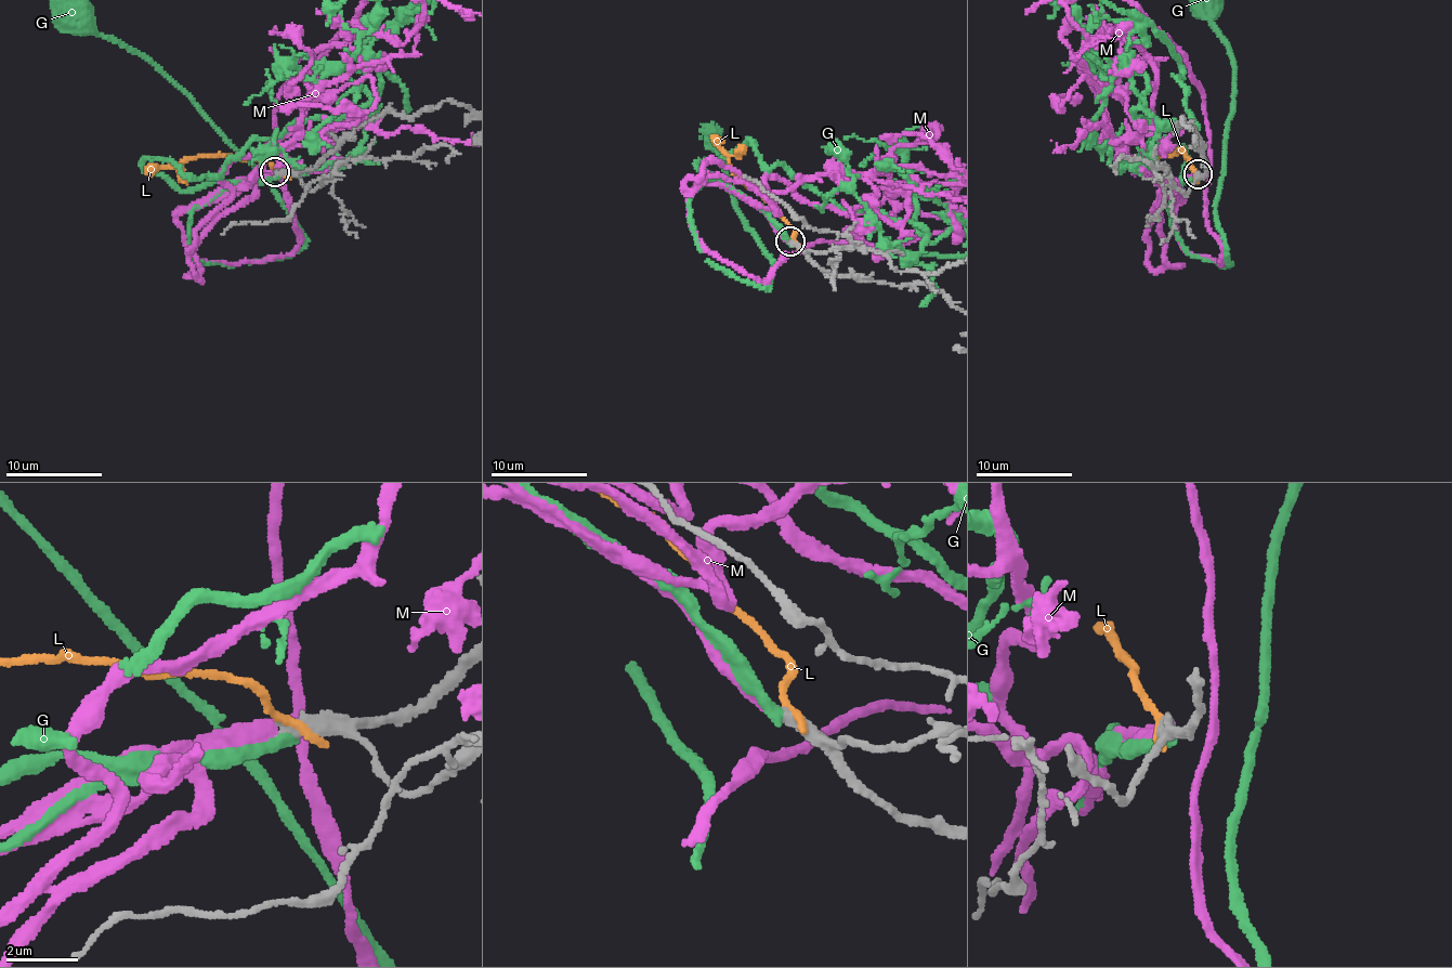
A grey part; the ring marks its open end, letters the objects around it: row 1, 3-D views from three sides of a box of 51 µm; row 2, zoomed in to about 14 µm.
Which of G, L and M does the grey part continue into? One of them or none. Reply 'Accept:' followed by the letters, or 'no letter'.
Accept: M

